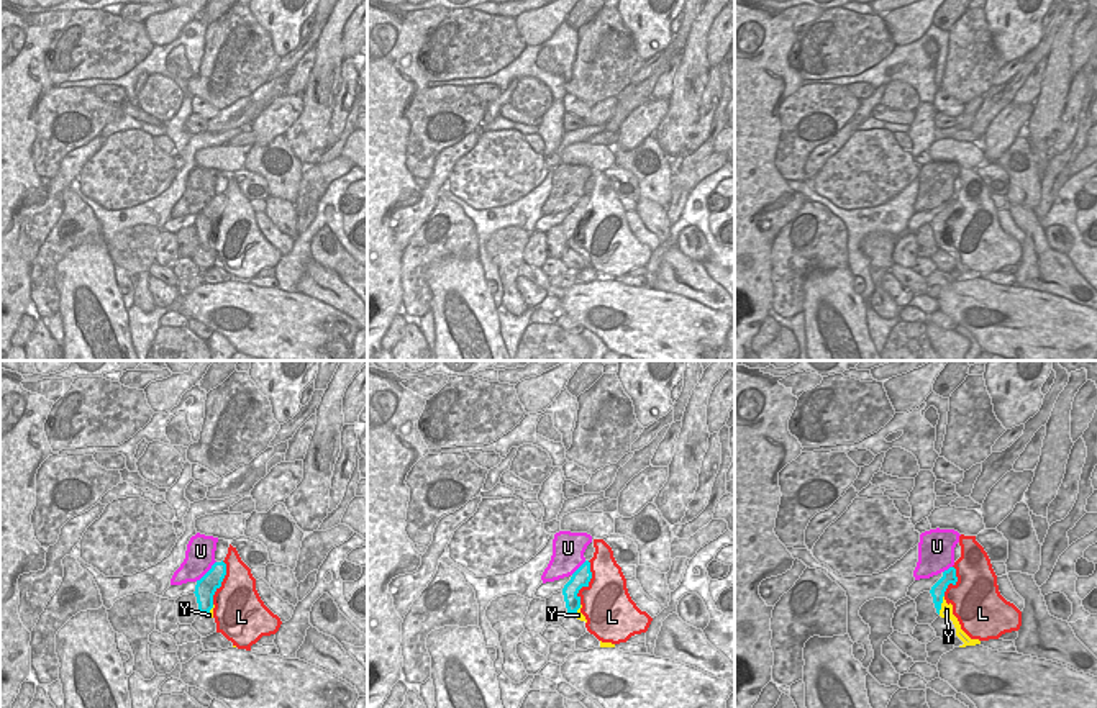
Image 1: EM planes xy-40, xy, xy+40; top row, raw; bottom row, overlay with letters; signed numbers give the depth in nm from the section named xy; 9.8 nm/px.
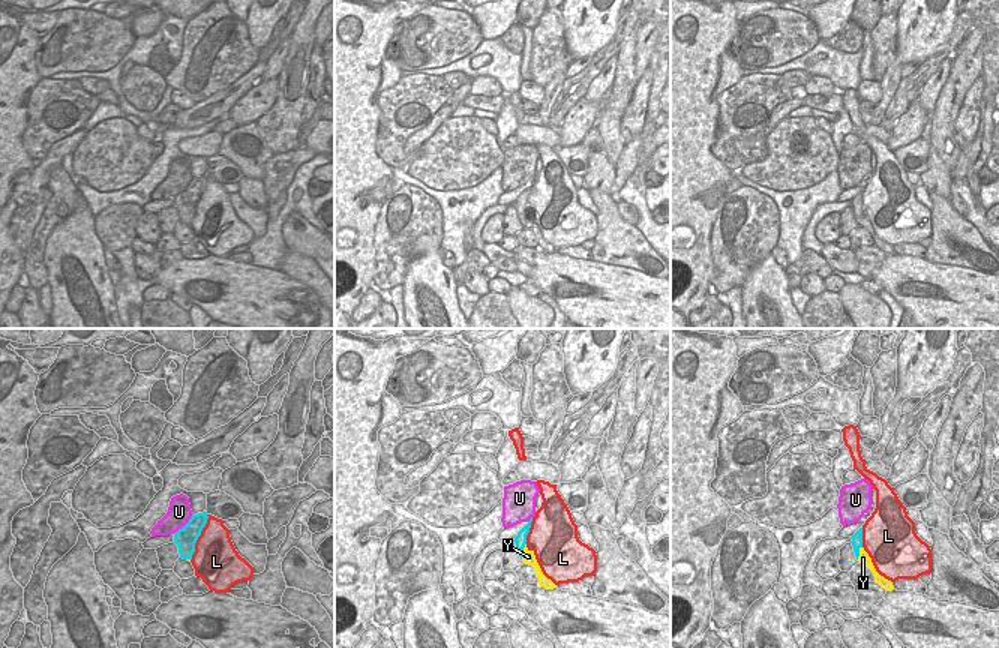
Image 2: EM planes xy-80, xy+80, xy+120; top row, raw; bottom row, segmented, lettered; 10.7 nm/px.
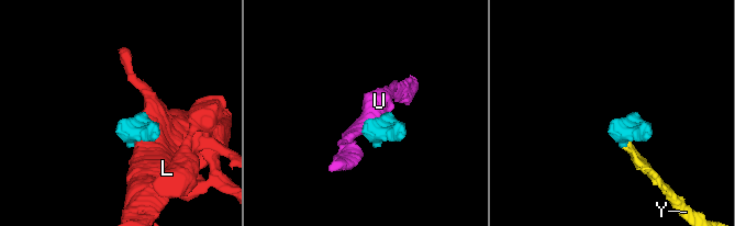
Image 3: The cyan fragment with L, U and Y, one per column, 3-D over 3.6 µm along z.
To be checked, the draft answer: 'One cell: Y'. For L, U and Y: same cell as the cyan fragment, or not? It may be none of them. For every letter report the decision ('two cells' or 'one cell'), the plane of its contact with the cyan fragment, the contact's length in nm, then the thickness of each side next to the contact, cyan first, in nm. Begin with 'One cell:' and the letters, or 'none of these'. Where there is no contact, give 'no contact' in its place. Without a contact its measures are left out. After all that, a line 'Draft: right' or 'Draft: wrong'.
One cell: Y
L: two cells; meets cyan in xy; contact 440 nm long; 180 nm thick on the cyan side, 480 nm on the other
U: two cells; meets cyan in xy-40; contact 280 nm long; 200 nm thick on the cyan side, 280 nm on the other
Y: one cell; meets cyan in xy+40; contact 200 nm long; 140 nm thick on the cyan side, 130 nm on the other
Draft: right

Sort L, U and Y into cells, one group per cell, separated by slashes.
L / U / Y

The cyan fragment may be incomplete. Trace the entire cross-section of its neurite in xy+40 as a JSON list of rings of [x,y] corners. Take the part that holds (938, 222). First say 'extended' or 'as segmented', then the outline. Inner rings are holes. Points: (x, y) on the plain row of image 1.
extended; [[[949,200],[948,203],[943,205],[943,210],[931,220],[930,226],[933,229],[933,236],[936,241],[936,246],[941,251],[951,252],[954,261],[956,261],[956,269],[964,275],[959,280],[966,280],[966,279],[976,279],[981,277],[979,272],[971,272],[963,262],[961,257],[958,254],[958,251],[953,247],[953,238],[946,236],[945,233],[945,225],[948,221],[949,216],[956,218],[958,210],[956,210],[956,202]]]

